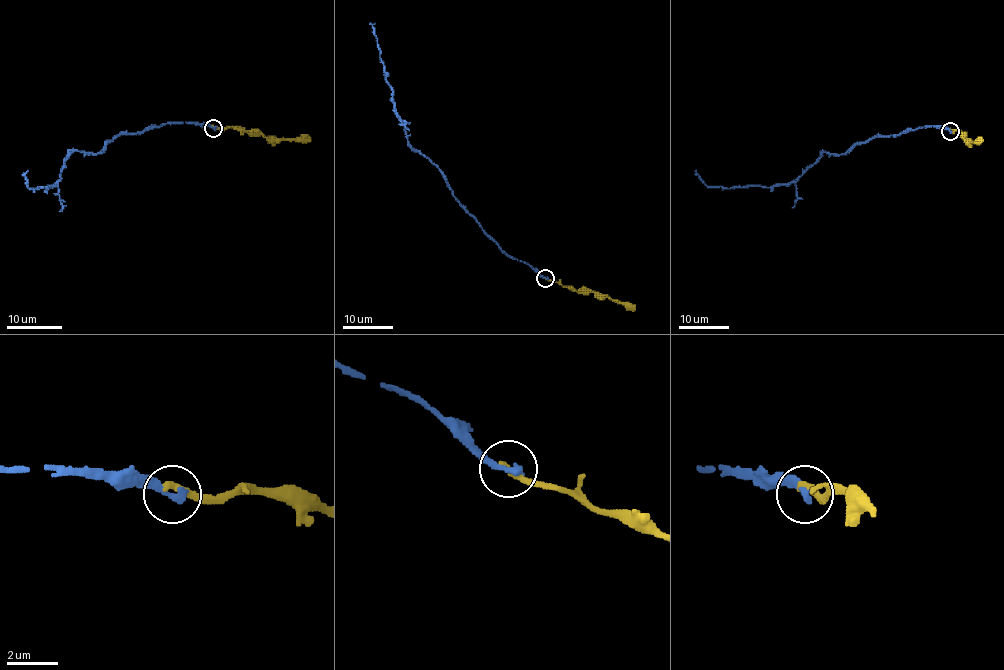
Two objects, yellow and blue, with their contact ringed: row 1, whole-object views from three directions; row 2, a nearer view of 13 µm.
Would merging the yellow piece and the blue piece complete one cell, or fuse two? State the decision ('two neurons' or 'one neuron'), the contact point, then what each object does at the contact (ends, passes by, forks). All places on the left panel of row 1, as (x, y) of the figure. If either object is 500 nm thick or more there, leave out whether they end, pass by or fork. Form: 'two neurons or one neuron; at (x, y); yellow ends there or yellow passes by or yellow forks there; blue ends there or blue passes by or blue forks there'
two neurons; at (213, 128); yellow ends there; blue ends there

